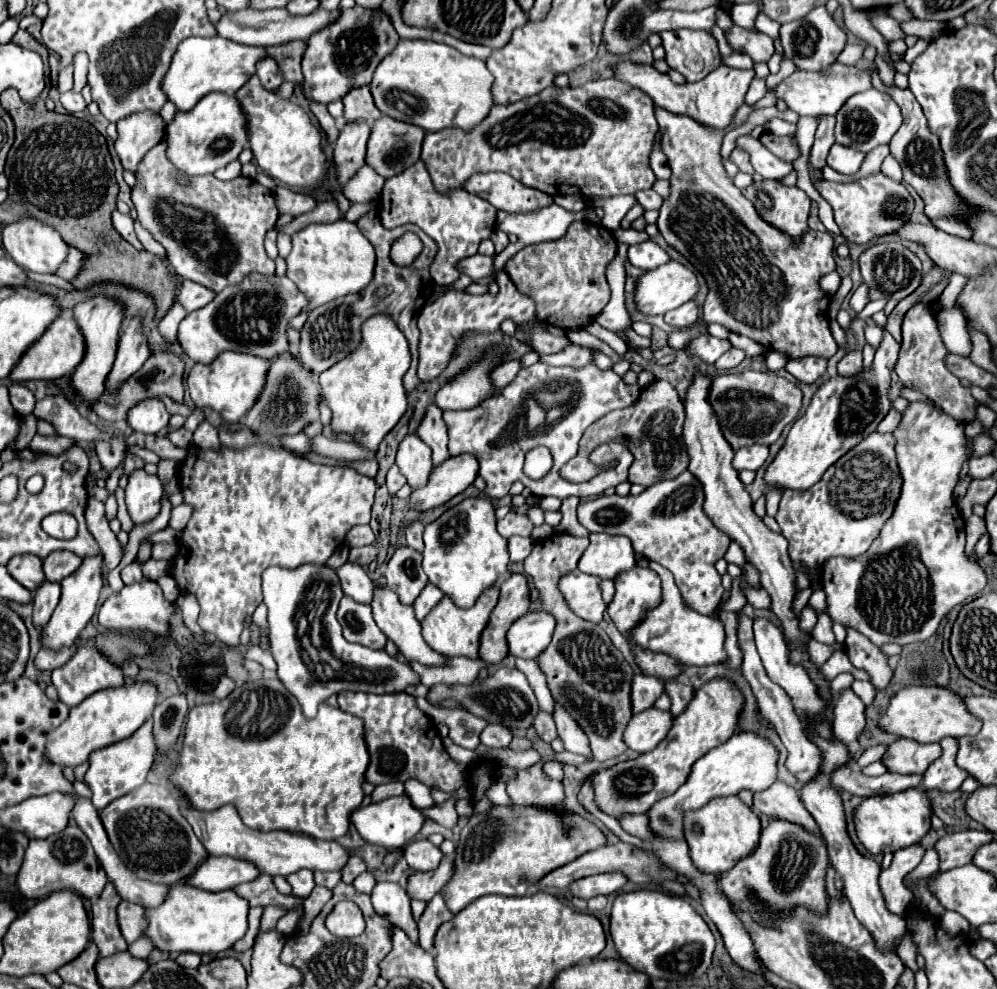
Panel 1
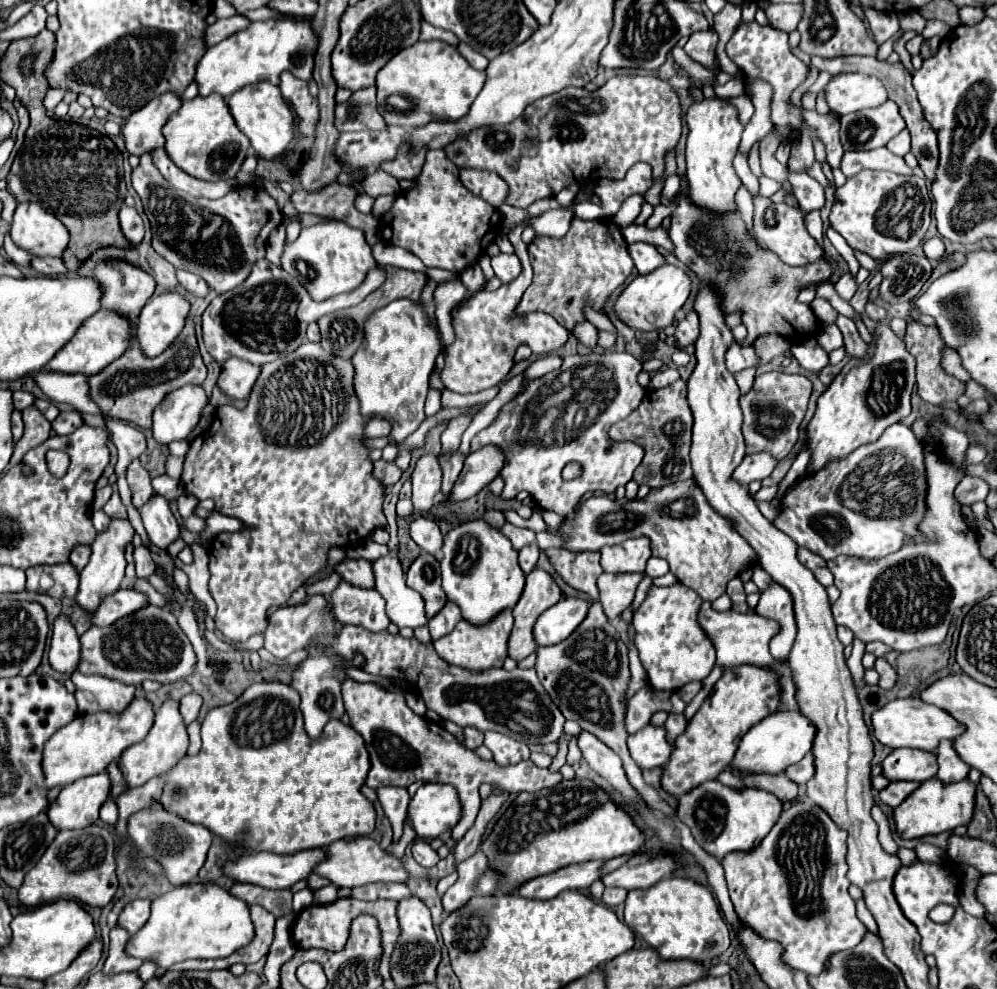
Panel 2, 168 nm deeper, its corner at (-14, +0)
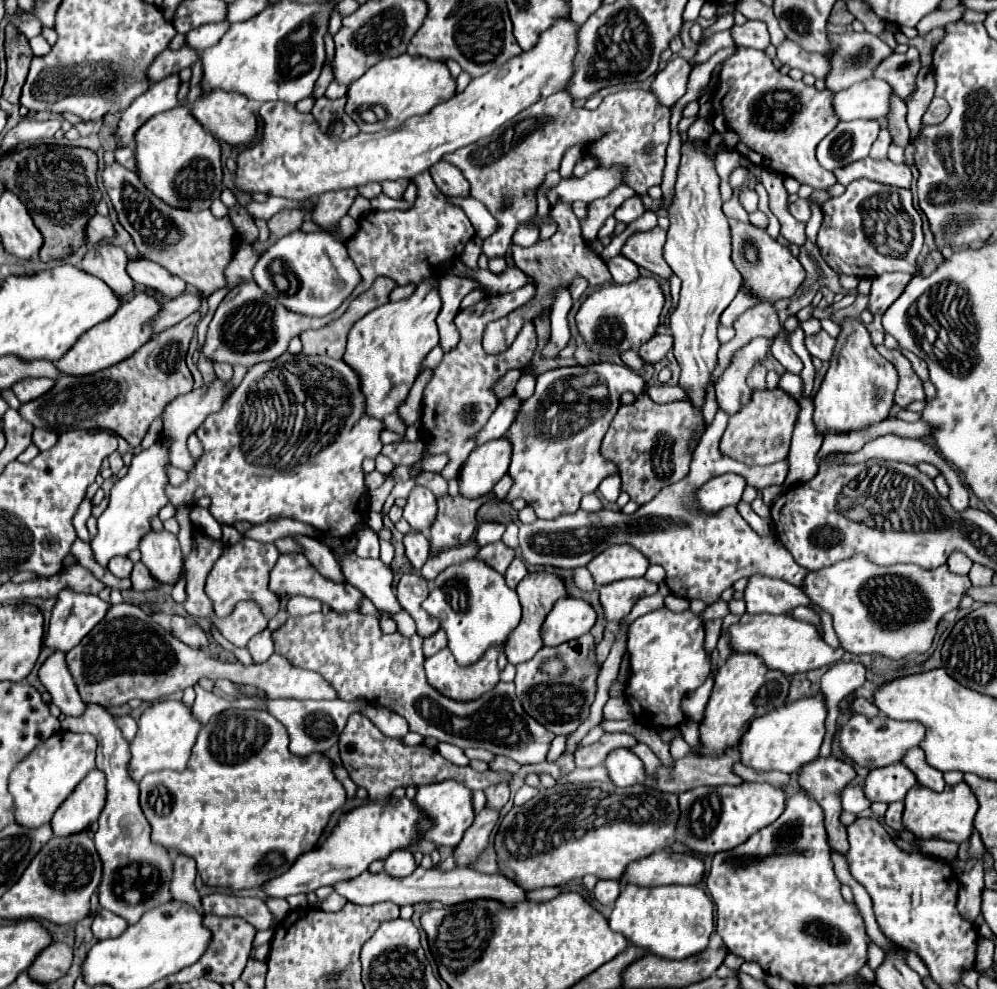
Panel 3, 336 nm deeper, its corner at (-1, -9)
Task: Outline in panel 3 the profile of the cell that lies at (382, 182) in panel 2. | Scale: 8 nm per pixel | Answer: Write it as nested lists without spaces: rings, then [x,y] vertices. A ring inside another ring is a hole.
[[[359,197],[359,199],[355,199],[355,203],[353,203],[353,207],[349,209],[349,215],[353,217],[353,219],[361,219],[361,217],[365,217],[365,213],[369,213],[369,199],[365,199],[365,197]]]

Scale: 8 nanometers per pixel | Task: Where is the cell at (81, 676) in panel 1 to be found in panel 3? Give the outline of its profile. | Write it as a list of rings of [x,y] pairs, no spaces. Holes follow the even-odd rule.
[[[89,705],[85,715],[81,717],[63,717],[61,719],[61,729],[63,731],[73,731],[73,733],[91,733],[99,747],[97,747],[97,769],[101,769],[107,775],[107,805],[99,817],[99,829],[95,833],[95,847],[103,863],[103,879],[99,883],[99,905],[103,909],[109,909],[123,917],[129,925],[137,923],[149,909],[155,909],[157,905],[163,905],[165,901],[171,901],[173,895],[169,893],[169,881],[173,877],[173,859],[169,853],[161,847],[157,847],[151,841],[151,827],[139,807],[139,785],[129,777],[127,765],[129,765],[129,743],[121,735],[119,727],[115,725],[115,719],[99,705]]]

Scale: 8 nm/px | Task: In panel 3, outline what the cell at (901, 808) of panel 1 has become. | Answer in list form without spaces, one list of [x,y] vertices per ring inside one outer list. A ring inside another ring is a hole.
[[[965,781],[957,785],[945,785],[943,793],[935,793],[931,789],[925,789],[921,785],[915,785],[909,789],[905,797],[905,811],[903,811],[903,823],[905,827],[915,835],[923,839],[943,839],[943,841],[955,841],[963,843],[973,833],[973,817],[977,813],[979,805]]]

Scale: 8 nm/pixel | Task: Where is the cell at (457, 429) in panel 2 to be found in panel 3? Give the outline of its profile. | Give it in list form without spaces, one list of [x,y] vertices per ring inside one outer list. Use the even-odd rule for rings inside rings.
[[[421,473],[415,483],[417,483],[417,485],[423,485],[423,487],[427,487],[427,489],[431,489],[437,497],[447,495],[447,481],[445,481],[439,473],[425,473],[425,475]]]

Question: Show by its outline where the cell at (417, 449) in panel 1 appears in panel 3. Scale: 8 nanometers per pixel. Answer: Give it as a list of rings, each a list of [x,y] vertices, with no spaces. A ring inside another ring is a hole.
[[[417,485],[407,499],[407,505],[403,509],[403,519],[411,525],[413,531],[427,533],[435,517],[437,517],[437,497],[425,487]]]

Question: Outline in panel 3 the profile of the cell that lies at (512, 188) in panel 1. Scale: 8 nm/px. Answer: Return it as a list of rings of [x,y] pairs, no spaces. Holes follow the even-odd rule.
[[[439,161],[429,169],[429,173],[443,195],[469,197],[469,183],[455,165],[449,165],[447,161]]]

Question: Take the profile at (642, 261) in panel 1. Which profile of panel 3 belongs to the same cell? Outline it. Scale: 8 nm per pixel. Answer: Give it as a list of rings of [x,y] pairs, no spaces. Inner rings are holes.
[[[617,255],[613,259],[607,261],[607,267],[609,267],[609,273],[613,277],[615,283],[631,283],[639,277],[639,267],[633,265],[633,261],[629,261],[627,257],[623,255]]]

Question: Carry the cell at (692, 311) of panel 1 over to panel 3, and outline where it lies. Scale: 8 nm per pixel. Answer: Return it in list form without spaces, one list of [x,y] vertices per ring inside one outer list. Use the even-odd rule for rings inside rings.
[[[657,333],[657,335],[653,335],[653,339],[649,339],[645,345],[639,347],[639,357],[645,363],[657,363],[667,355],[667,351],[671,347],[673,347],[673,337]]]

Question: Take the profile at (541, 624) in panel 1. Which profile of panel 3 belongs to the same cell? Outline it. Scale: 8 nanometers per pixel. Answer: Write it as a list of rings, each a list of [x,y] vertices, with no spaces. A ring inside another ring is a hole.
[[[565,597],[557,601],[543,623],[543,643],[547,647],[561,645],[565,641],[573,641],[591,631],[595,625],[597,613],[591,603],[583,599]]]

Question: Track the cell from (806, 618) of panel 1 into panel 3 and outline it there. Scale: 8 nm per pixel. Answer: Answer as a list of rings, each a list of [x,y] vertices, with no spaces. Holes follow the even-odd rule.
[[[857,553],[831,567],[809,571],[801,591],[833,615],[833,629],[845,651],[903,659],[909,653],[925,653],[931,647],[939,619],[959,607],[969,587],[969,577],[951,573],[947,565],[933,571],[917,565],[879,567]]]

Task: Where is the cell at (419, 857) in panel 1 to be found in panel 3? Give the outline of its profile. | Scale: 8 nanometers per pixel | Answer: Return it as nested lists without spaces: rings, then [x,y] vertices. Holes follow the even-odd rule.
[[[395,851],[387,861],[385,861],[385,873],[389,877],[405,877],[405,875],[411,875],[415,871],[415,861],[413,861],[413,855],[411,851]]]

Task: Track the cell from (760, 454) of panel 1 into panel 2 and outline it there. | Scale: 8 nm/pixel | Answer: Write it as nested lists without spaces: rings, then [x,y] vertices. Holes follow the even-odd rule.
[[[768,452],[748,454],[742,460],[742,464],[734,470],[734,478],[746,486],[752,480],[764,480],[764,478],[768,478],[774,472],[776,464],[778,464],[778,460],[774,456],[770,456]]]

